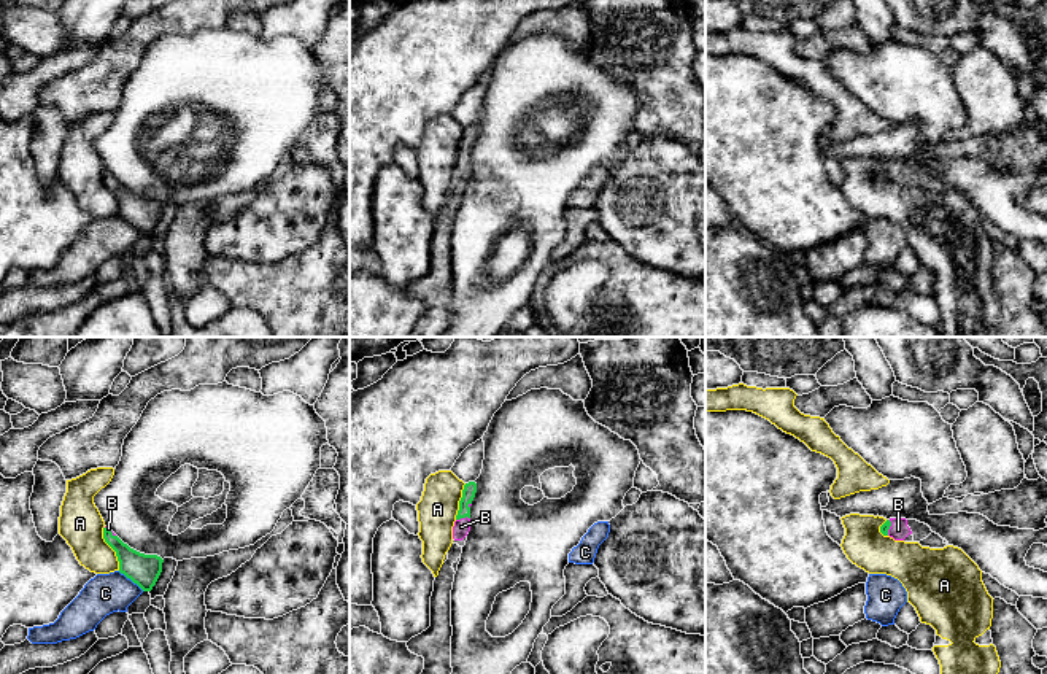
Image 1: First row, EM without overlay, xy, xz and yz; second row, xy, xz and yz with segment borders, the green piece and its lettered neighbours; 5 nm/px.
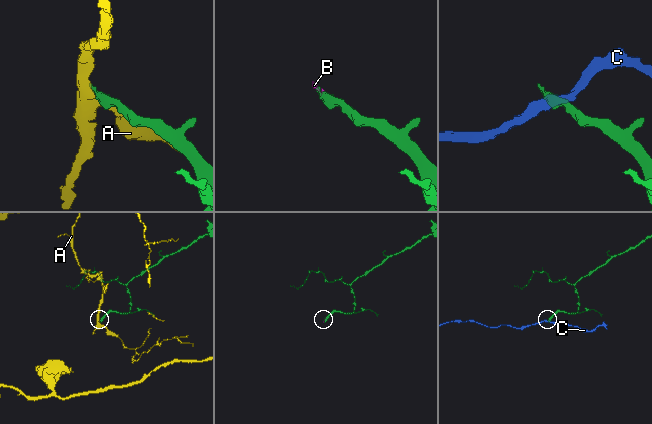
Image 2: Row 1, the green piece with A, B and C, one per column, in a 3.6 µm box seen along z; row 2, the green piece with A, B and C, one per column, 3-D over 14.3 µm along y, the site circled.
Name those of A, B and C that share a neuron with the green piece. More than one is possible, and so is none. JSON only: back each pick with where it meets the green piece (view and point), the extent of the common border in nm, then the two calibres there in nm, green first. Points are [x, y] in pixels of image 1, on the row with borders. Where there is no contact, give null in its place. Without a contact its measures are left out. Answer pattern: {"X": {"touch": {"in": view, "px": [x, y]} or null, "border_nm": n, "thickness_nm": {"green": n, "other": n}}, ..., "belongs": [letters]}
{"B": {"touch": {"in": "xz", "px": [463, 517]}, "border_nm": 70, "thickness_nm": {"green": 70, "other": 80}}, "belongs": ["B"]}

